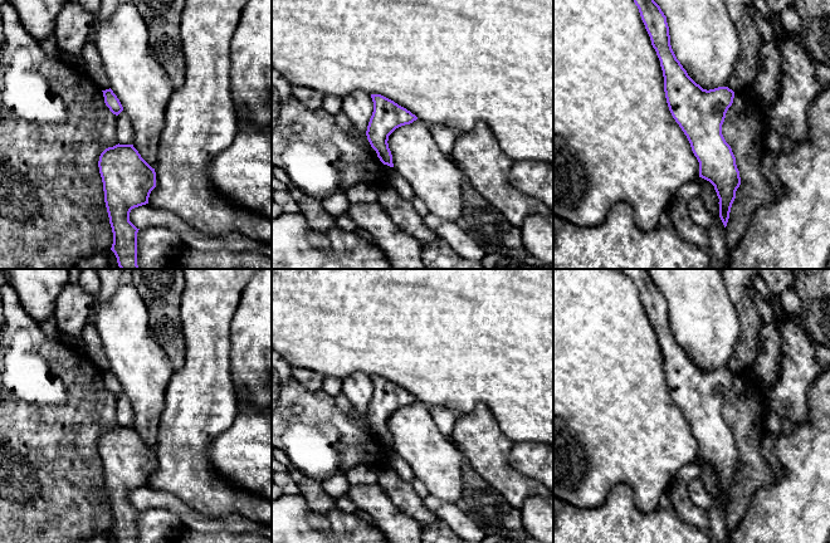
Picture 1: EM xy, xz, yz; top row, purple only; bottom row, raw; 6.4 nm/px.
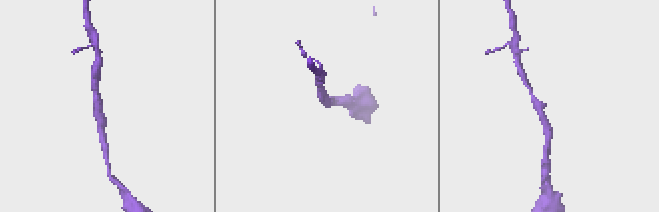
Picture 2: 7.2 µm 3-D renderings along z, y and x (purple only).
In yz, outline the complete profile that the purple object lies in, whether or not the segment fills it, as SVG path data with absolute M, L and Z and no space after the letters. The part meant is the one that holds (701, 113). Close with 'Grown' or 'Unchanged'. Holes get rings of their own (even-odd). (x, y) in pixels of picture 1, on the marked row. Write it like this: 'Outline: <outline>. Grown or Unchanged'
Outline: M654 0L634 3L660 60L669 111L699 162L699 177L714 186L719 199L719 217L726 228L741 185L736 157L722 134L734 92L728 87L707 90L697 84L672 49L667 16L660 6Z. Unchanged

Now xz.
Outline: M371 94L371 98L374 112L367 126L366 136L380 161L384 165L394 167L392 155L387 143L389 136L396 128L412 123L418 117L381 94Z. Unchanged

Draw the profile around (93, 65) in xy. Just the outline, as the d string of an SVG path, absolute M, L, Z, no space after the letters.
M92 33L89 34L88 41L80 53L80 58L83 59L86 73L91 77L96 85L101 90L109 89L109 82L107 79L99 53L94 45Z

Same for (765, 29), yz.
M751 8L747 10L753 23L756 24L757 31L763 41L775 41L775 31L768 19L761 15L756 9Z

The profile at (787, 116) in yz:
M773 14L770 23L781 55L782 77L777 99L765 109L765 122L781 137L794 142L806 141L807 113L816 97L830 84L817 79L811 57L785 30L778 14Z

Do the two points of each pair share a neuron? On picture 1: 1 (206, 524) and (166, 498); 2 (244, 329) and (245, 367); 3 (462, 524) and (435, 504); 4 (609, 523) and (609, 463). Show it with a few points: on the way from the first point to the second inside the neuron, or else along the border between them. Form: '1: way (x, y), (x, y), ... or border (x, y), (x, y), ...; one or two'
1: way (196, 522), (176, 507); one
2: way (245, 338), (245, 358); one
3: way (455, 518), (442, 509); one
4: border (635, 499), (616, 484), (599, 505), (584, 507); two

